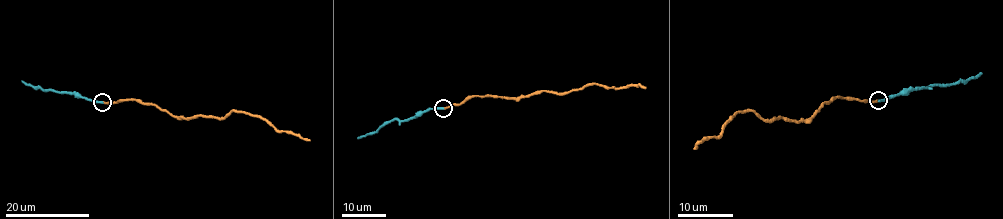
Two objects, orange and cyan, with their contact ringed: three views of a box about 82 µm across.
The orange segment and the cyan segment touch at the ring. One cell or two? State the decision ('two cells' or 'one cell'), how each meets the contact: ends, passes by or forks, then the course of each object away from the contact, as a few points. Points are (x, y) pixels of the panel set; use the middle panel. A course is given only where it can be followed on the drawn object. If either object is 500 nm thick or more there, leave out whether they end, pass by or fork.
one cell | orange ends | cyan ends | orange via (442, 108), (475, 96), (513, 98), (542, 90), (567, 93), (597, 83), (646, 88) | cyan via (442, 108), (428, 109), (408, 119), (384, 122), (376, 132), (358, 138)

